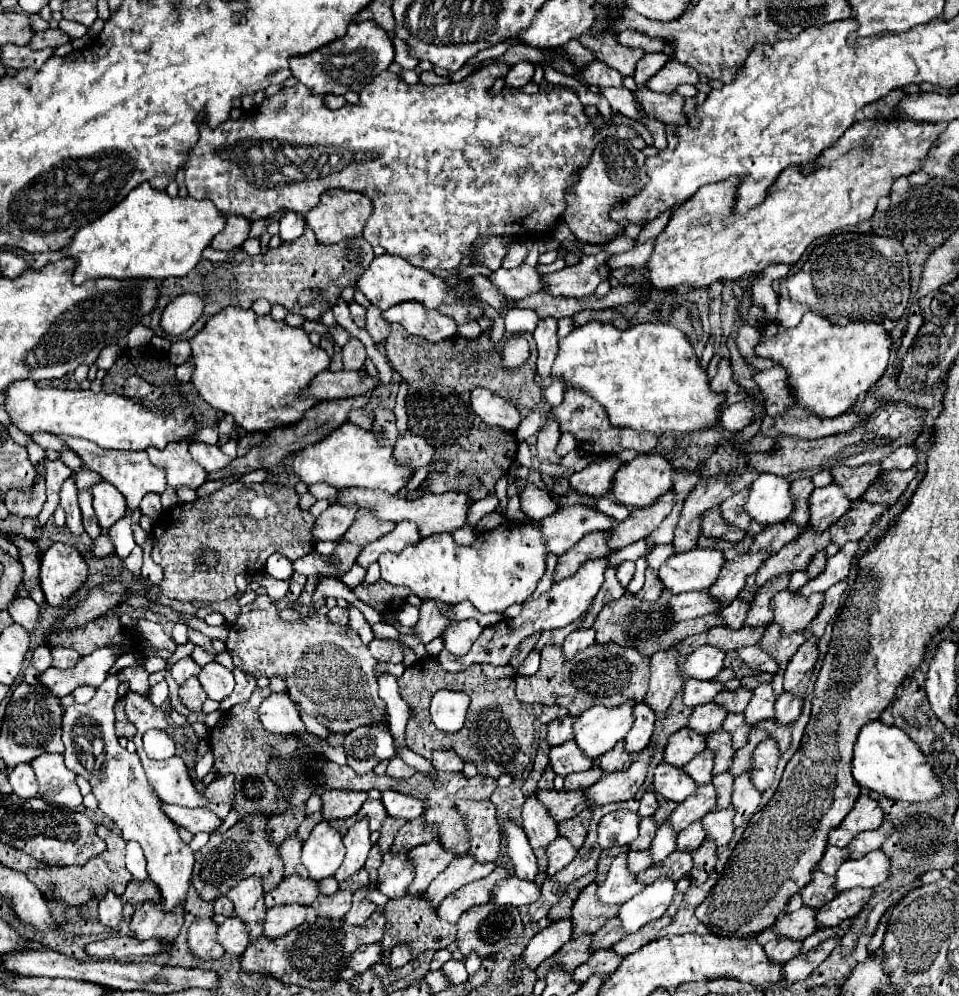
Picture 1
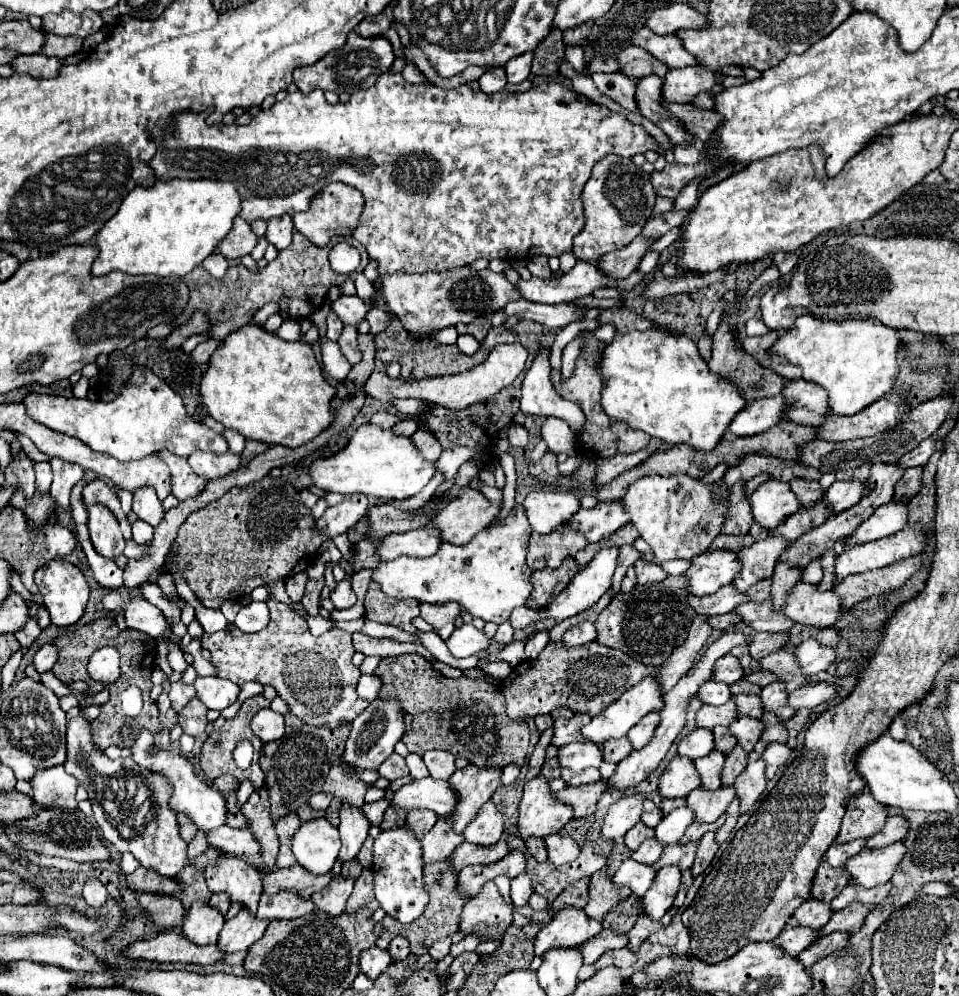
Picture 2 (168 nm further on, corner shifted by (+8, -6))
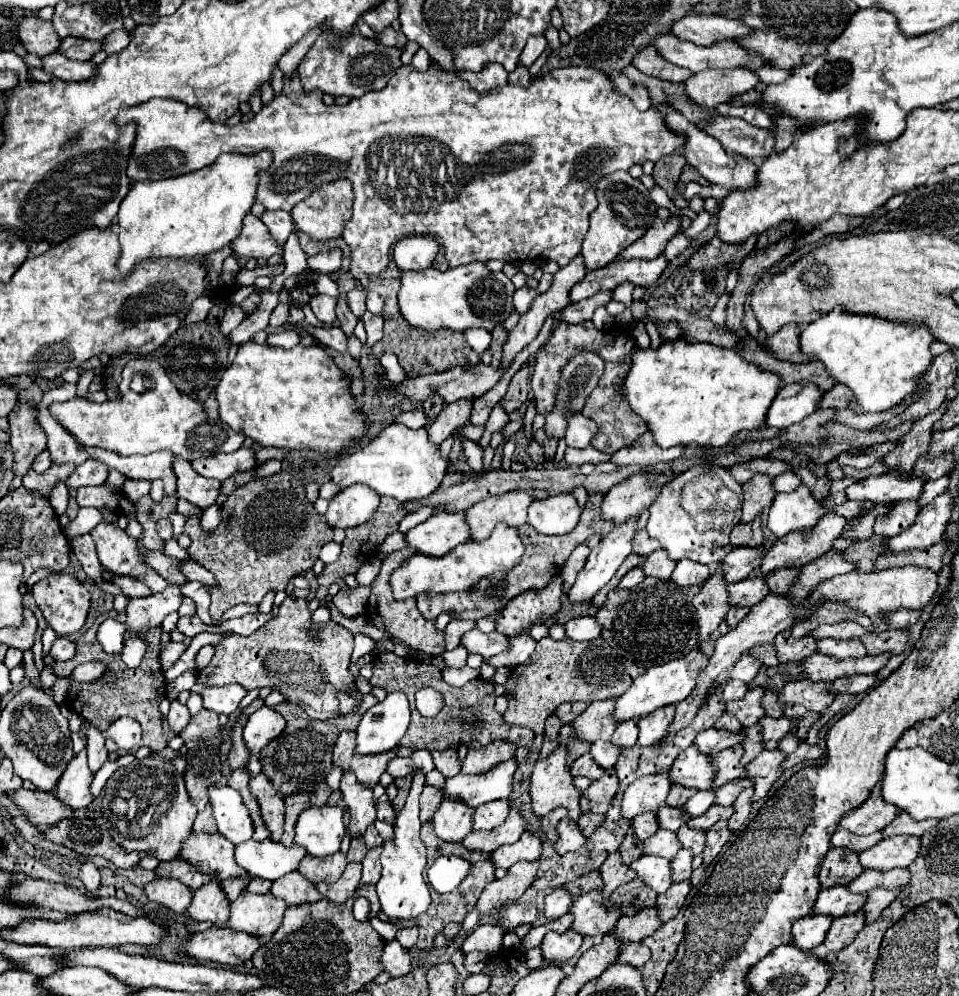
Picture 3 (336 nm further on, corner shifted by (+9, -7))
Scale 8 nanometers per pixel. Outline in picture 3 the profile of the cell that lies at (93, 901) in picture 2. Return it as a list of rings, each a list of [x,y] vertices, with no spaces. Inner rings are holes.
[[[84,863],[82,865],[82,869],[78,873],[78,879],[84,883],[84,887],[90,893],[96,893],[100,889],[100,873],[98,873],[98,869],[92,863]]]

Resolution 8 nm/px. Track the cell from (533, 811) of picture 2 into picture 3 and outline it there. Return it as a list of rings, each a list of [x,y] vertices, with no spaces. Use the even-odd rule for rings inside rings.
[[[558,747],[552,755],[534,765],[530,777],[532,811],[536,817],[548,815],[556,807],[568,809],[568,819],[576,821],[580,813],[580,791],[572,785],[570,765],[566,763],[564,747]]]

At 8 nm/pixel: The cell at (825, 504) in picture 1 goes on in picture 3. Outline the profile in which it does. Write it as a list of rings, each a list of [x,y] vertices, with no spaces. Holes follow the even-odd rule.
[[[884,473],[878,477],[866,477],[852,483],[846,491],[848,499],[868,499],[878,505],[890,505],[904,499],[918,499],[924,481],[910,475]]]

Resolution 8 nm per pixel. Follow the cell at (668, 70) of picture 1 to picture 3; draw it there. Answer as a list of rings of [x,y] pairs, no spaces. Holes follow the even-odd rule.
[[[734,67],[724,71],[706,69],[686,79],[684,89],[692,103],[700,107],[716,107],[718,103],[728,103],[732,95],[740,95],[754,89],[756,83],[756,73],[746,67]]]

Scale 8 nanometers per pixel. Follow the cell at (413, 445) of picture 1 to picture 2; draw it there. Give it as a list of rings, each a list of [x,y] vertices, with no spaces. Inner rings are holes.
[[[419,428],[411,438],[413,438],[413,442],[417,442],[417,448],[423,452],[423,456],[425,456],[427,460],[431,460],[431,462],[437,462],[437,460],[439,460],[443,448],[441,448],[439,440],[435,438],[435,434],[433,434],[431,430]]]

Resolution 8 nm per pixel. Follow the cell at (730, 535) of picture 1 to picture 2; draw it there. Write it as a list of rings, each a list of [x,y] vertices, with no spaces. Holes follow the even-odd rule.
[[[737,482],[733,486],[733,498],[729,498],[731,508],[729,508],[729,522],[723,526],[723,534],[735,534],[735,536],[745,536],[751,528],[753,514],[751,514],[751,504],[745,494],[745,482]]]

